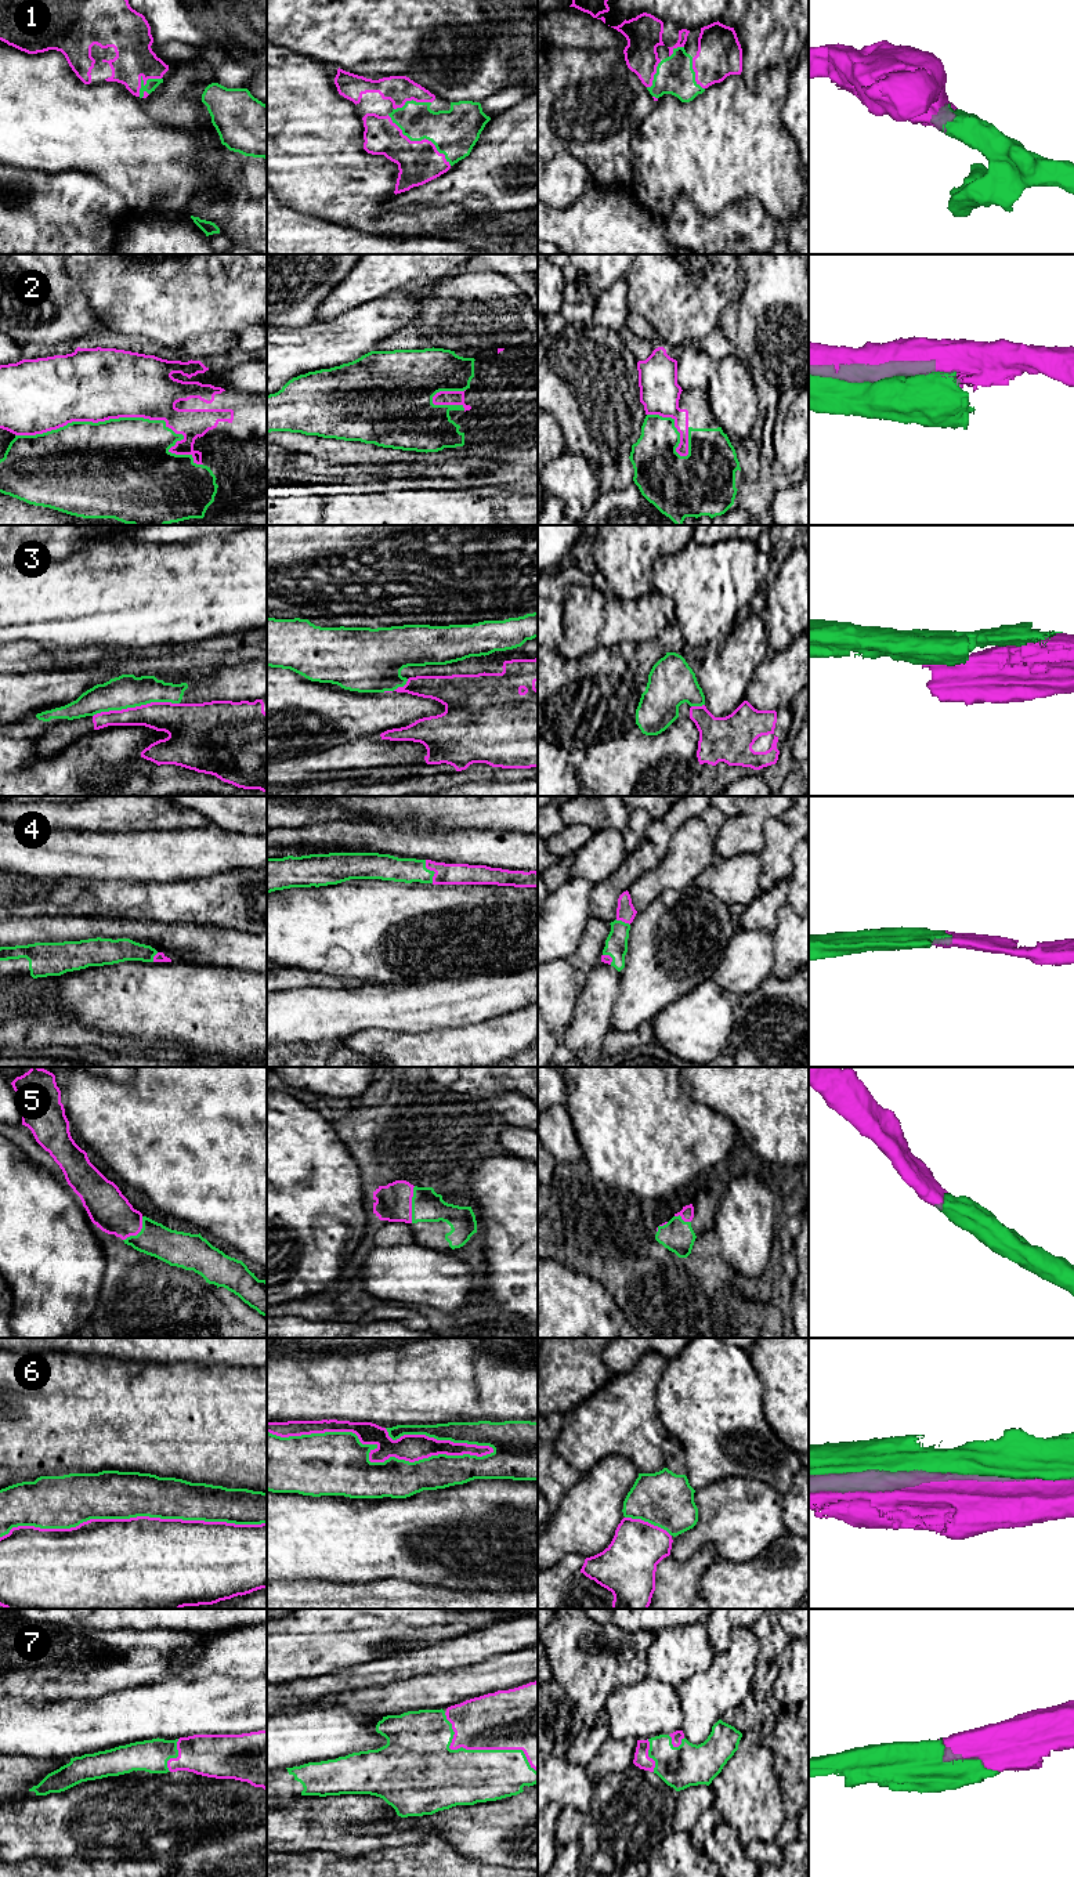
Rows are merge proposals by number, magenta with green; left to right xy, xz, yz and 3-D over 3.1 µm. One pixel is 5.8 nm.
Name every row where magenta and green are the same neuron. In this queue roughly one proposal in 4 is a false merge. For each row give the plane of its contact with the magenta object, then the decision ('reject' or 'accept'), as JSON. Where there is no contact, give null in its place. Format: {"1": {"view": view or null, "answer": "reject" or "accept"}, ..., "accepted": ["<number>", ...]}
{"1": {"view": "xz", "answer": "accept"}, "2": {"view": "xy", "answer": "reject"}, "3": {"view": "xy", "answer": "reject"}, "4": {"view": "xz", "answer": "accept"}, "5": {"view": "xz", "answer": "accept"}, "6": {"view": "xz", "answer": "reject"}, "7": {"view": "xz", "answer": "accept"}, "accepted": ["1", "4", "5", "7"]}

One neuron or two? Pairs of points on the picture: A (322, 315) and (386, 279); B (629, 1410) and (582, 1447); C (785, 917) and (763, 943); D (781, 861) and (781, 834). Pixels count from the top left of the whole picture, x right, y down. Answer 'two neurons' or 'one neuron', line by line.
A: one neuron
B: one neuron
C: two neurons
D: one neuron

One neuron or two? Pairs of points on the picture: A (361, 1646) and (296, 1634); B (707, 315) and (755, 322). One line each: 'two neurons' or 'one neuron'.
A: one neuron
B: two neurons

